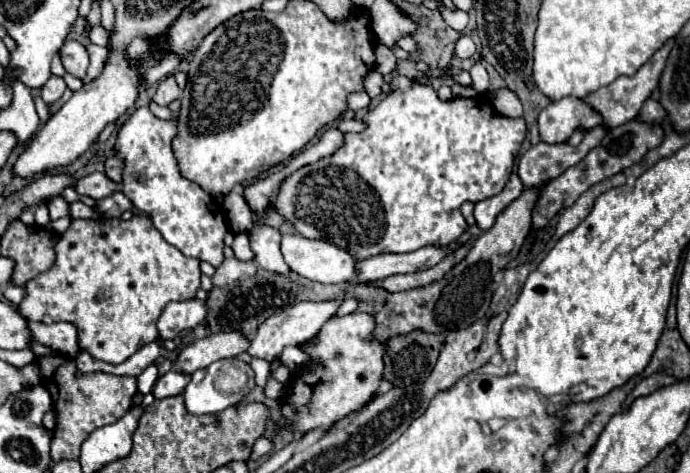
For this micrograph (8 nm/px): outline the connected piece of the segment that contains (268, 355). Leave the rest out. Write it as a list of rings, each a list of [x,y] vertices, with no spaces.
[[[299,301],[287,309],[283,309],[283,313],[277,313],[277,315],[271,315],[267,321],[263,321],[263,325],[259,325],[255,337],[251,339],[251,345],[247,349],[247,353],[251,357],[261,357],[261,359],[267,359],[267,361],[273,361],[281,355],[283,347],[287,345],[301,345],[305,343],[307,339],[311,339],[321,327],[323,323],[335,315],[335,311],[339,309],[343,301],[319,301],[319,303],[313,303],[313,301]]]

